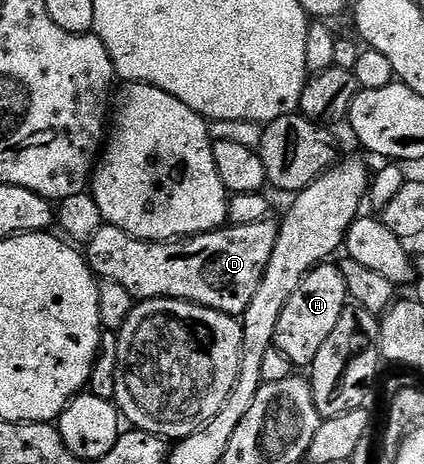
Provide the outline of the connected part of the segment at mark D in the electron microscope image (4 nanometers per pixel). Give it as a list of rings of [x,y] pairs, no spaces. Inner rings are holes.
[[[268,220],[244,226],[228,224],[207,234],[192,234],[190,238],[169,242],[146,242],[121,232],[121,228],[104,224],[97,236],[85,243],[85,257],[92,274],[100,279],[117,280],[117,284],[123,285],[137,300],[176,298],[213,308],[222,314],[242,316],[261,284],[261,276],[265,276],[265,268],[269,264],[269,256],[273,256],[273,244],[277,244],[278,235],[279,222]]]

